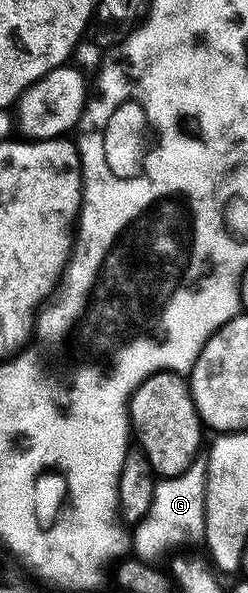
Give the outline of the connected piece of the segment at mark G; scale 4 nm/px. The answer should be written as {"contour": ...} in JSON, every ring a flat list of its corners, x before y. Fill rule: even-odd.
{"contour":[[198,456,197,459,184,471,175,477,163,477,155,480,152,491,152,503,144,515,144,519,132,529,132,549,143,561,157,562,157,557,162,557,172,549,180,545,194,545,206,540,206,459,205,456]]}

